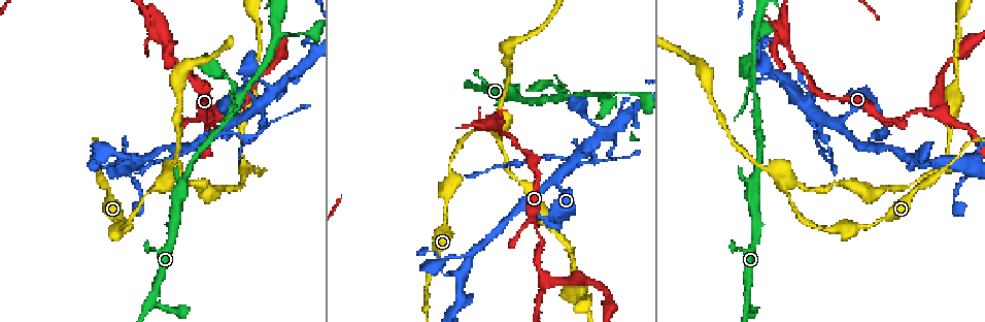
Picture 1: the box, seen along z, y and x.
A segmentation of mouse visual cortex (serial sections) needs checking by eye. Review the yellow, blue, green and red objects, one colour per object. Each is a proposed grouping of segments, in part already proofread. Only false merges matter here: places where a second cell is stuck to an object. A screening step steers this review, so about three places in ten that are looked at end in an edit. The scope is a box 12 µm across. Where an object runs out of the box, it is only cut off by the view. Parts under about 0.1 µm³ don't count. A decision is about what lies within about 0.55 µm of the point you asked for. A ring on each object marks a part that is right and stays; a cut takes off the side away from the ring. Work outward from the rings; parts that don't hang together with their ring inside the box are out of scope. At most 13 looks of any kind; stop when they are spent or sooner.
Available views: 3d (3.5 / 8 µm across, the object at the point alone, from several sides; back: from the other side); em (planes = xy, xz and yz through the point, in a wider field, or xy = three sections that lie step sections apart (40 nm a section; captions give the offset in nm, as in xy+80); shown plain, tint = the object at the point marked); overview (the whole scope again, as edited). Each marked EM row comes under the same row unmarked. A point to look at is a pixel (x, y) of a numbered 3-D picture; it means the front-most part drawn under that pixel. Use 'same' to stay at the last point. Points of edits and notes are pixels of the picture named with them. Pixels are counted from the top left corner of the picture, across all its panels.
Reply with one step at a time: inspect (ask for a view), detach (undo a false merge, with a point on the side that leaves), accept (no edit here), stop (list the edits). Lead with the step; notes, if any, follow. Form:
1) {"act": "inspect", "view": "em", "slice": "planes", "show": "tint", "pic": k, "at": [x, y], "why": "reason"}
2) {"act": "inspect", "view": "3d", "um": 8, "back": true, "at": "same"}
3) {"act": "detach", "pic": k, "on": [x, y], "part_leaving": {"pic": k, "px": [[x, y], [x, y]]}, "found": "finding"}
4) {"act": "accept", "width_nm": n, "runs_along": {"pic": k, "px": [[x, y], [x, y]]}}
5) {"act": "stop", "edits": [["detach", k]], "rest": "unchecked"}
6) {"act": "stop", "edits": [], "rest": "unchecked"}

{"act": "inspect", "view": "3d", "um": 8, "back": true, "pic": 1, "at": [524, 206], "why": "abrupt turn"}

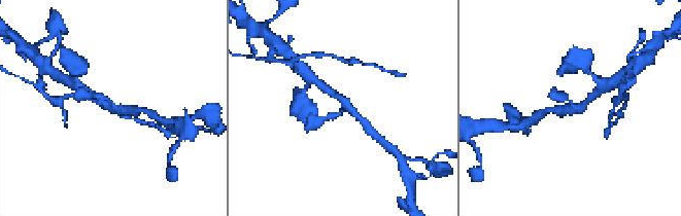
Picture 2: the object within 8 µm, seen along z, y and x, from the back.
{"act": "inspect", "view": "3d", "um": 3.5, "back": true, "pic": 2, "at": [113, 109], "why": "zoom in"}

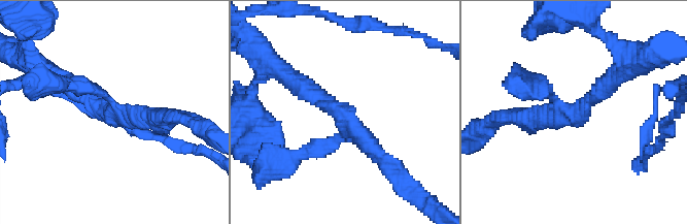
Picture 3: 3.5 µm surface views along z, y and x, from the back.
{"act": "inspect", "view": "em", "slice": "xy", "step": 2, "show": "tint", "pic": 3, "at": [117, 116], "arms": 3, "arm_widths_nm": [200, 200, 250]}

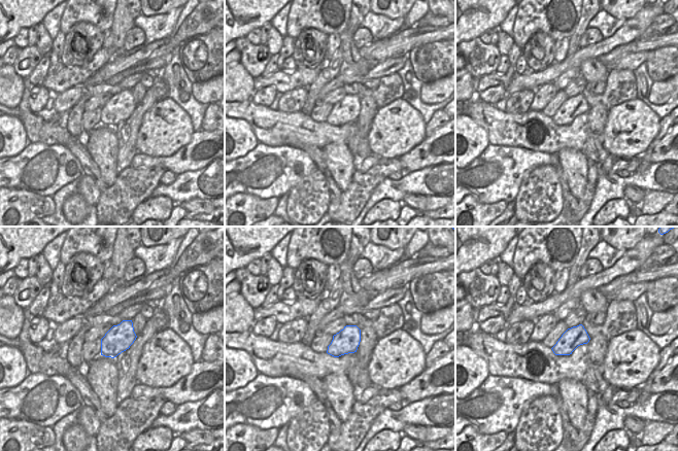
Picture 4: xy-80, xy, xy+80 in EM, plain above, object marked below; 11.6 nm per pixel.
{"act": "accept", "width_nm": 280, "runs_along": {"pic": 3, "px": [[297, 85], [347, 119], [394, 174]]}, "found": "continuous, no second cell"}

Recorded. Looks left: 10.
{"act": "inspect", "view": "em", "slice": "xy", "step": 2, "show": "tint", "pic": 1, "at": [754, 101], "why": "thick turns thin"}

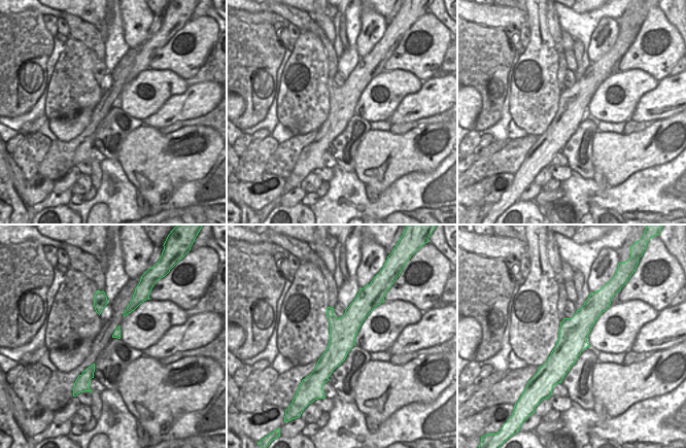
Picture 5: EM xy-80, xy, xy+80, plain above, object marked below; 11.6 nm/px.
{"act": "inspect", "view": "3d", "um": 3.5, "at": "same"}

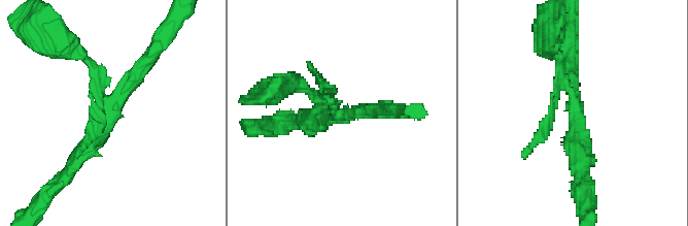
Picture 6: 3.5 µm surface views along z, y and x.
{"act": "accept", "runs_along": {"pic": 5, "px": [[358, 299], [358, 310], [321, 379]]}, "found": "one cell here"}

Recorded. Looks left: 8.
{"act": "inspect", "view": "3d", "um": 8, "back": true, "pic": 1, "at": [545, 278], "why": "a narrow waist"}

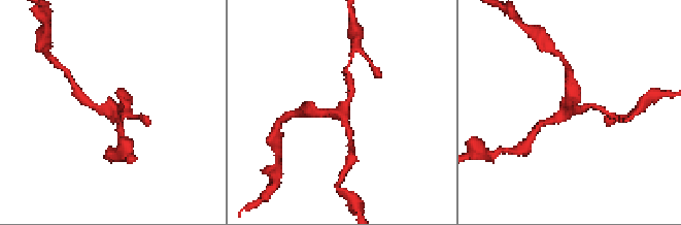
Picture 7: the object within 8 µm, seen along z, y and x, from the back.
{"act": "inspect", "view": "3d", "um": 3.5, "back": true, "pic": 7, "at": [341, 111], "why": "closer look"}

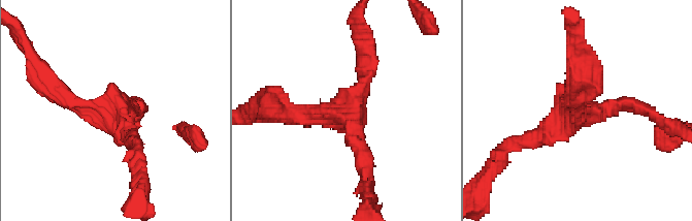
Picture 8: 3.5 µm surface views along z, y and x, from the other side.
{"act": "accept", "runs_along": {"pic": 8, "px": [[365, 53], [346, 111], [283, 114]]}, "found": "one cell here"}

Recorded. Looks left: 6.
{"act": "inspect", "view": "3d", "um": 3.5, "pic": 1, "at": [788, 39], "why": "branch point"}

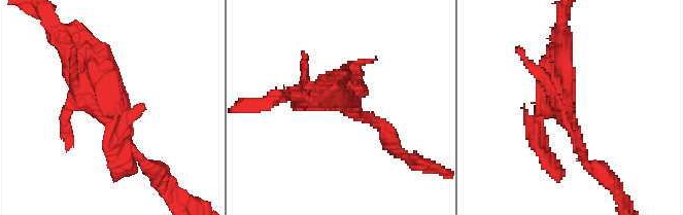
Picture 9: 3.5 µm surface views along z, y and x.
{"act": "detach", "pic": 9, "on": [99, 64], "part_leaving": {"pic": 9, "px": [[110, 110], [97, 66], [56, 31]]}, "found": "two cells meet here"}

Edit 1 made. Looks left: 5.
{"act": "inspect", "view": "3d", "um": 3.5, "pic": 1, "at": [162, 185]}

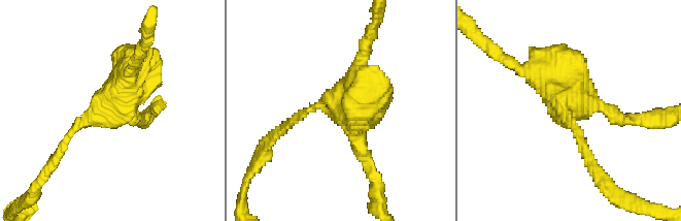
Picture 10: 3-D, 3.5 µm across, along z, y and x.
{"act": "inspect", "view": "em", "slice": "xy", "step": 5, "show": "tint", "pic": 10, "at": [115, 104], "why": "shape alone is not enough"}

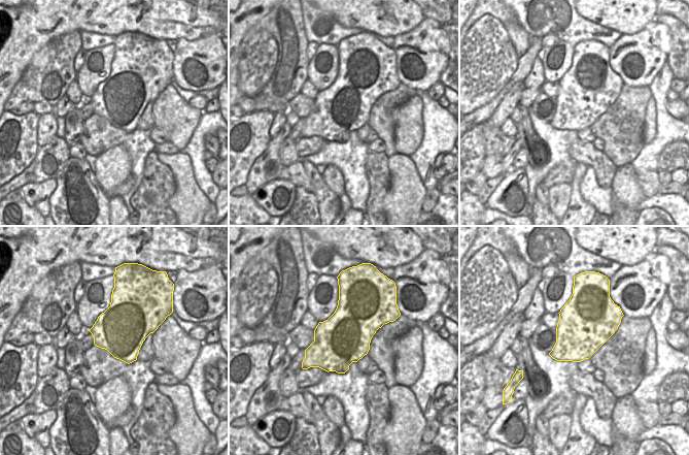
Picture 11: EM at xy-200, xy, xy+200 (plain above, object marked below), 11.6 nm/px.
{"act": "inspect", "view": "em", "slice": "xy", "step": 3, "show": "tint", "at": "same", "why": "another direction"}

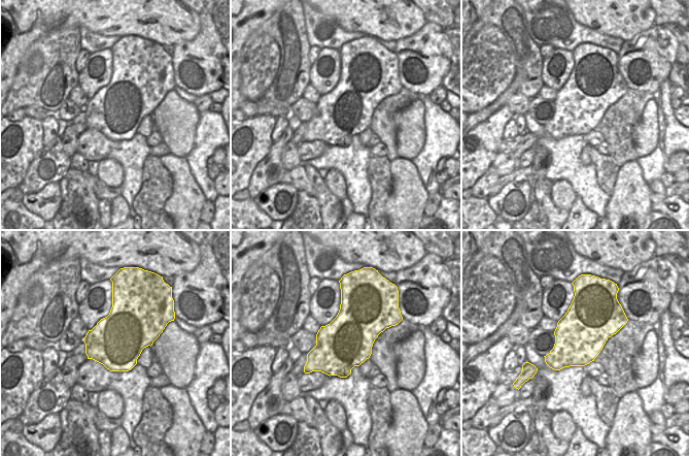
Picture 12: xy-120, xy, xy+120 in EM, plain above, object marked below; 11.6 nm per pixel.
{"act": "accept", "runs_along": {"pic": 10, "px": [[63, 146], [94, 114], [116, 101], [135, 121]]}, "found": "all the same cell"}

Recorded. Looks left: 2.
{"act": "stop", "edits": [["detach", 9]], "rest": "unchecked"}

